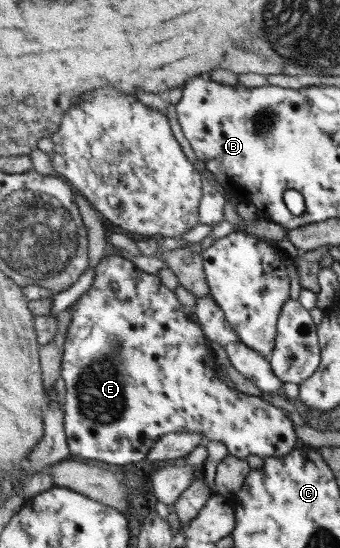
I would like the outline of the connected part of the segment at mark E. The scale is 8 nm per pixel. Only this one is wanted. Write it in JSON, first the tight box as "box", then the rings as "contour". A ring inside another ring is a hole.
{"box":[62,257,297,466],"contour":[[[110,257],[102,259],[96,267],[95,282],[93,286],[73,305],[72,324],[68,325],[65,340],[65,353],[62,369],[62,379],[65,381],[66,399],[64,401],[64,424],[69,447],[74,455],[80,455],[85,461],[103,461],[111,465],[123,466],[127,463],[137,463],[144,459],[151,451],[152,445],[166,433],[197,432],[205,441],[216,440],[225,445],[228,454],[245,460],[249,455],[257,457],[281,457],[289,453],[297,443],[297,436],[289,419],[285,417],[281,409],[274,407],[259,396],[247,395],[236,389],[231,390],[215,373],[217,364],[213,358],[213,352],[202,330],[195,323],[191,323],[183,311],[177,299],[168,287],[163,287],[155,275],[145,275],[143,271],[135,269],[135,265],[123,257]]]}

